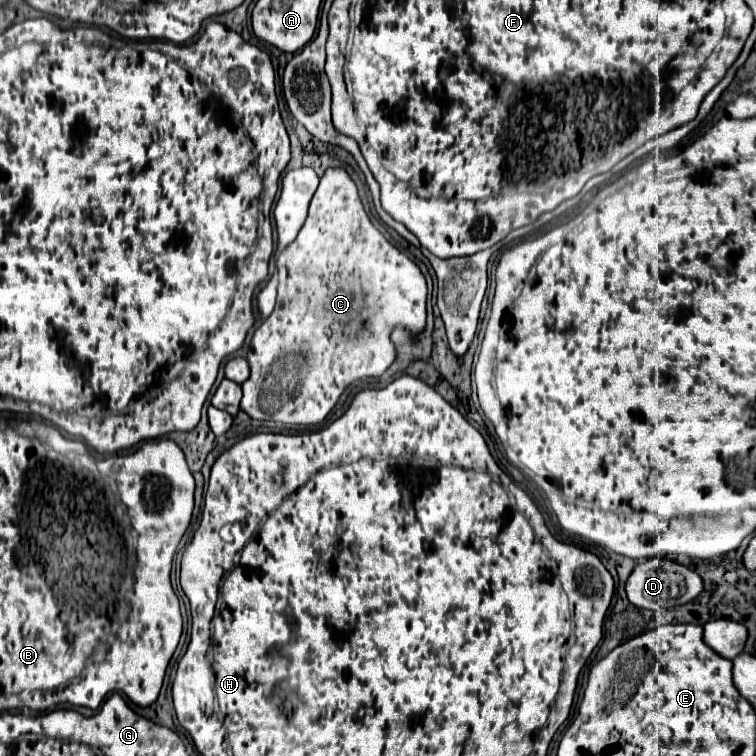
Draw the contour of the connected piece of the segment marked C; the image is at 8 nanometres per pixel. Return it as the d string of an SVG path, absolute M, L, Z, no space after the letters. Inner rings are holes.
M343 168L325 170L303 228L277 258L277 272L277 304L273 314L253 334L247 354L251 376L241 386L241 410L255 420L275 420L283 424L321 422L337 404L345 386L367 376L381 376L391 366L395 360L395 348L389 340L393 326L401 324L411 332L421 332L425 328L427 286L423 274L406 253L395 248L371 224L357 186ZM289 356L295 358L295 368L289 368Z

